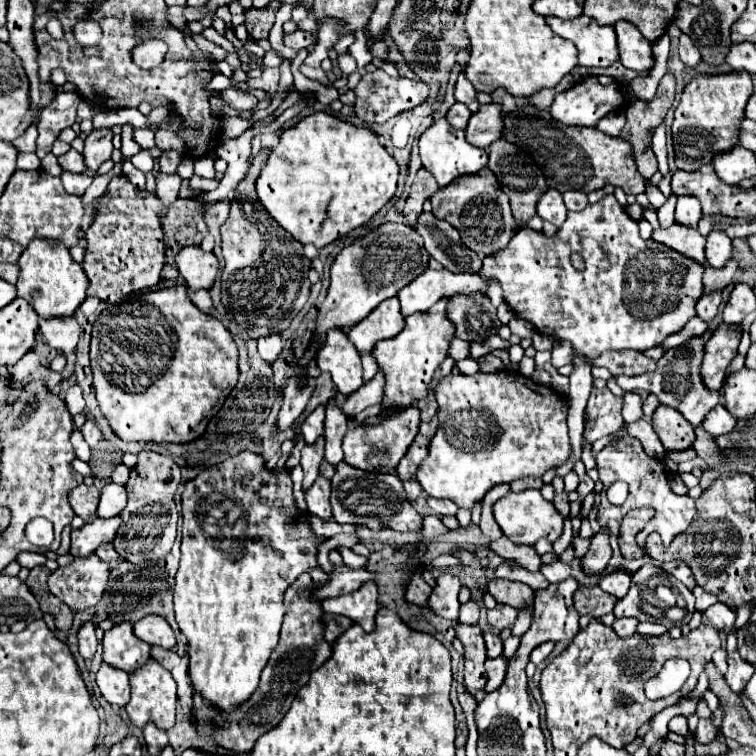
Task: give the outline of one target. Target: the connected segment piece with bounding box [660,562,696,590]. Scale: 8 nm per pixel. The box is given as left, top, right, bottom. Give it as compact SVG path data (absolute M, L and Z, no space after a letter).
M668 562L668 564L660 564L660 568L662 568L664 572L668 572L668 574L672 574L674 578L678 578L686 588L692 590L692 588L696 586L694 576L692 576L690 568L688 568L684 562Z

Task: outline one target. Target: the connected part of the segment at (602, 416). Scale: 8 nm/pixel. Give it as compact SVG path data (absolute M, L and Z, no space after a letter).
M592 388L586 414L590 420L590 426L586 424L586 430L584 430L584 436L588 442L614 434L624 426L622 398L614 396L608 388L602 388L602 390Z

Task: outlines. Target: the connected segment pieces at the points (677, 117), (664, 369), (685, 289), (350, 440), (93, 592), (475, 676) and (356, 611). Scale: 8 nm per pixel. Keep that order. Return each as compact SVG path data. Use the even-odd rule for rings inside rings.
M746 72L696 76L684 88L672 122L676 168L684 172L696 172L700 170L700 166L712 164L712 158L716 154L732 150L738 144L740 122L744 120L744 108L752 94L752 80L750 76L746 76Z
M692 336L686 344L668 350L660 360L658 368L650 374L640 376L617 376L618 384L624 391L636 392L646 390L650 394L656 394L664 406L676 408L692 426L700 426L706 414L720 402L720 392L706 392L706 386L702 384L702 378L698 378L698 366L702 364L702 352L704 344L700 336Z
M608 194L598 204L588 204L582 212L568 212L566 222L554 238L546 238L542 232L520 228L510 244L494 254L486 256L480 268L484 280L494 278L502 288L504 302L516 312L516 316L536 316L536 330L554 330L556 338L568 340L578 356L598 358L606 350L648 350L660 346L668 334L680 332L684 324L694 316L694 306L702 296L702 272L700 264L678 256L670 248L654 248L656 242L640 238L638 224L616 202L614 194ZM580 252L586 260L586 268L578 272L570 264L570 254Z
M410 406L402 412L394 412L386 418L376 418L374 424L350 430L344 436L344 462L348 462L354 468L366 470L366 472L378 472L378 474L394 474L398 462L410 448L412 440L418 434L420 426L420 410L416 406Z
M96 554L76 558L68 566L60 566L50 574L48 588L74 612L96 606L106 592L110 568Z
M456 626L456 636L464 646L464 686L470 696L476 696L486 686L486 646L482 638L482 630L478 626Z
M374 582L362 586L358 592L342 594L338 598L326 598L322 602L324 612L342 614L354 624L360 624L366 632L374 630L374 616L380 608L378 604L378 586Z

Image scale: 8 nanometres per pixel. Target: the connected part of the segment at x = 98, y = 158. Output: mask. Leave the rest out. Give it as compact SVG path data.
M100 128L100 130L92 130L92 134L86 138L86 146L84 146L84 160L90 172L94 172L102 162L110 160L112 156L112 128Z

